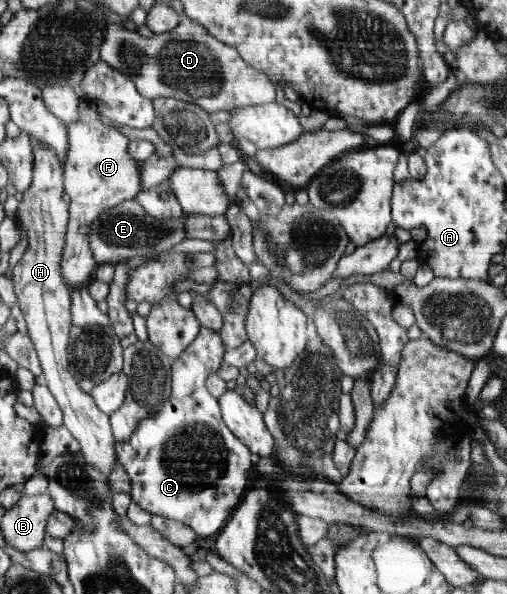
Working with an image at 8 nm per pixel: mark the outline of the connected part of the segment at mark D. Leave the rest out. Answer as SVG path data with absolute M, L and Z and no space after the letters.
M181 16L179 26L165 34L141 36L138 31L128 31L123 24L111 24L106 30L105 42L101 50L102 60L117 71L127 75L135 88L145 98L154 101L159 98L177 99L195 104L209 114L280 102L278 86L274 81L254 66L242 59L238 49L231 47L218 37L211 36L197 20Z

